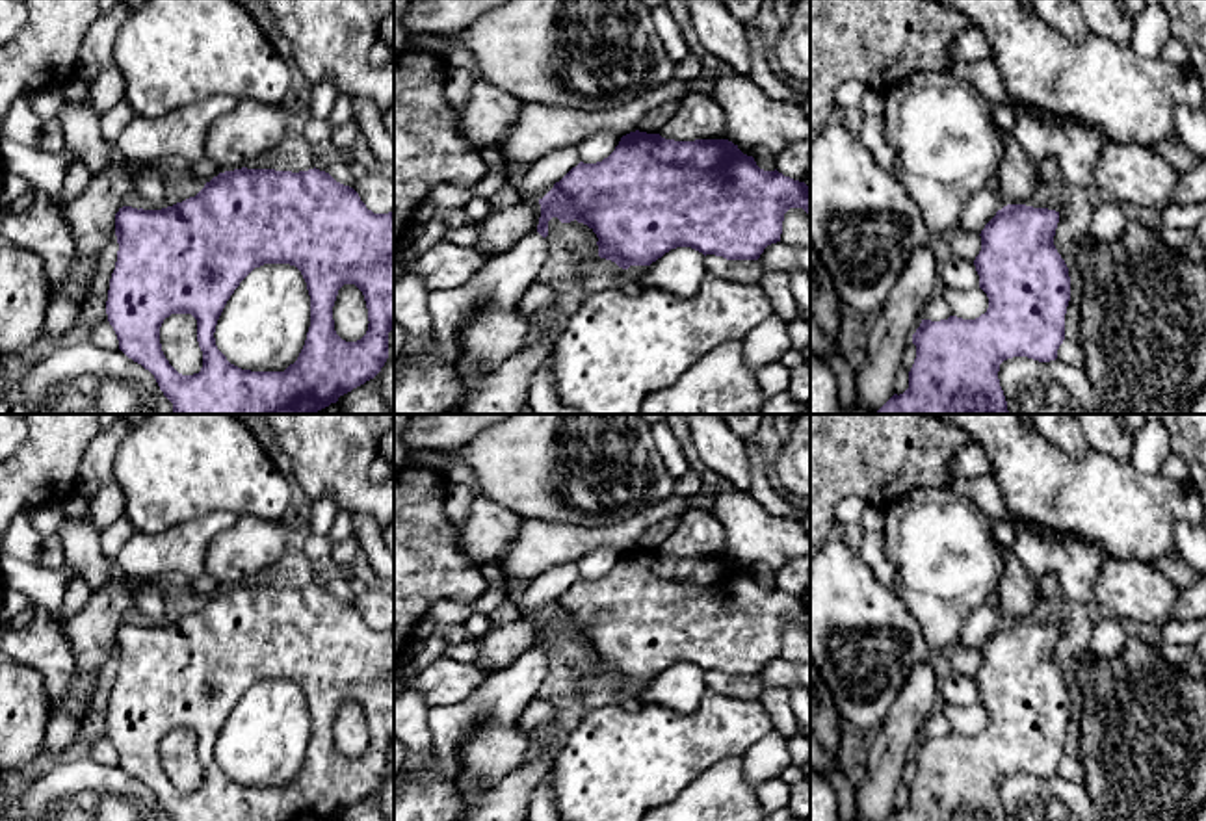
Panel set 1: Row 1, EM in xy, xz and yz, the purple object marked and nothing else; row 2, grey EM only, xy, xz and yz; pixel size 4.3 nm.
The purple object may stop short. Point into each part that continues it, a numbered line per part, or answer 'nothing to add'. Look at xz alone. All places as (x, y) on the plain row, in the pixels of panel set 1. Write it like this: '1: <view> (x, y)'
1: xz (502, 697)

